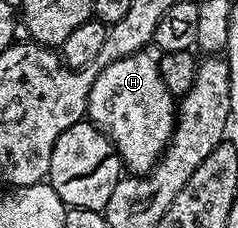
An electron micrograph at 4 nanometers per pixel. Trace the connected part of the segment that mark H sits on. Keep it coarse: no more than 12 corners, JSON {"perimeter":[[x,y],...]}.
{"perimeter":[[149,48],[94,73],[85,112],[124,169],[169,147],[178,103]]}

